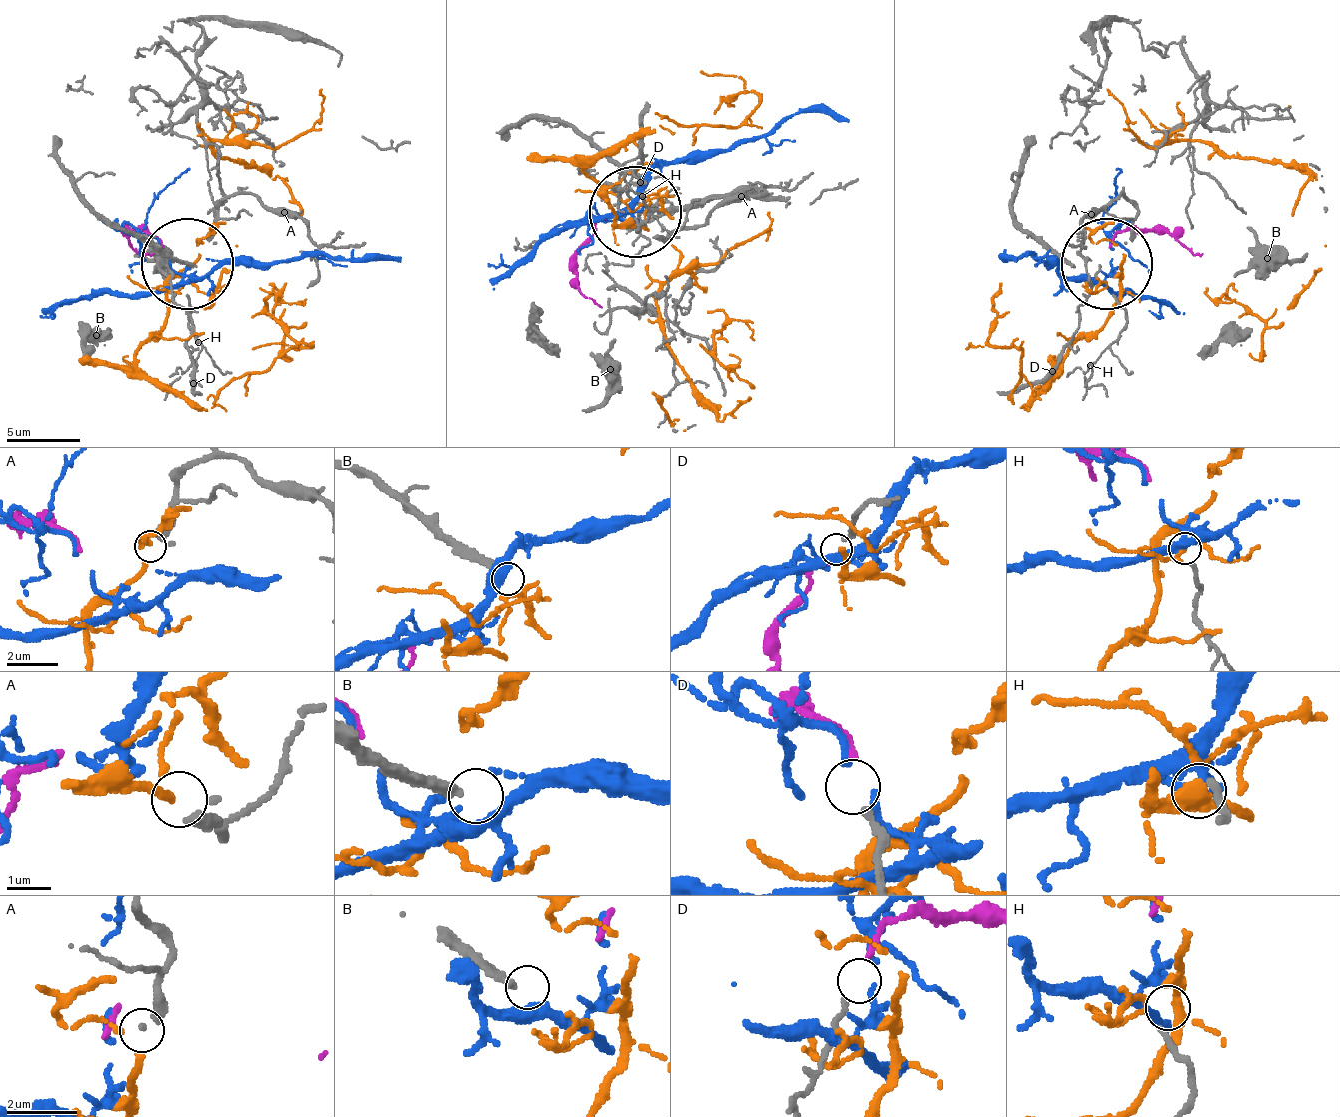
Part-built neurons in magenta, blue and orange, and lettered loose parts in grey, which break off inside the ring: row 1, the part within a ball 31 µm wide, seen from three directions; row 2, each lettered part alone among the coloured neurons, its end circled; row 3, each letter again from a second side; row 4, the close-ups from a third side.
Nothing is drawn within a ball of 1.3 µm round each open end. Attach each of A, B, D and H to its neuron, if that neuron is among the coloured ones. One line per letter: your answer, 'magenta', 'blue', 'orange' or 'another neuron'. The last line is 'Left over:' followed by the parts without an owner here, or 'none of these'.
A: orange
B: another neuron
D: magenta
H: blue
Left over: B

